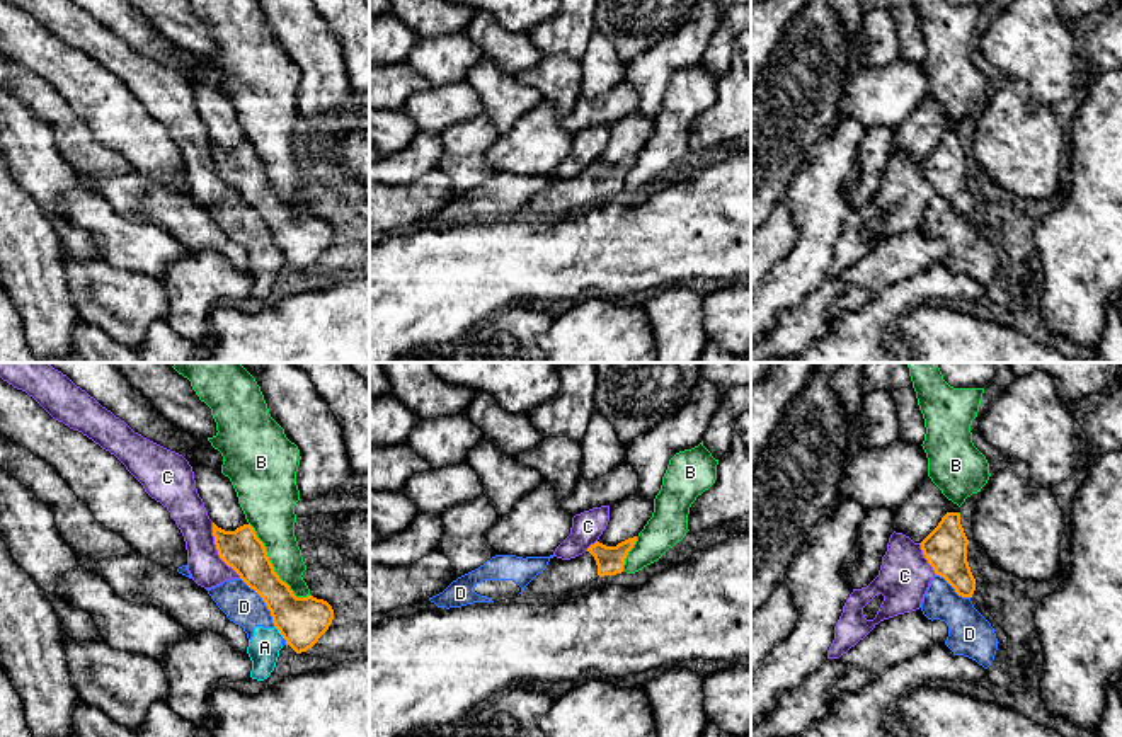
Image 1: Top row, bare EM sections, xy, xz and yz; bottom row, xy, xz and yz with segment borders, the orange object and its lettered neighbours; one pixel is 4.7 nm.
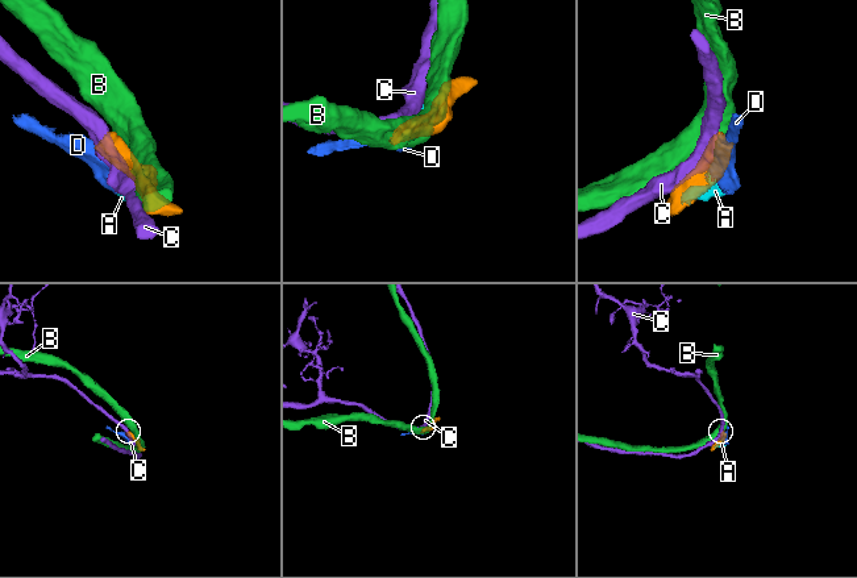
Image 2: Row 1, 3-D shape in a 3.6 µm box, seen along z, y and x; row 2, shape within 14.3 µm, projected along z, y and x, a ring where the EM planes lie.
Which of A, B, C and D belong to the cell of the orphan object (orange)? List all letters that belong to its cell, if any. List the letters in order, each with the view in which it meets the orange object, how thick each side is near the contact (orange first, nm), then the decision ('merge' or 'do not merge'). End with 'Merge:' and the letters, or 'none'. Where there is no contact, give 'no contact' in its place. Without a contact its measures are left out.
A: xy | 220/150 nm | do not merge
B: xy | 190/220 nm | do not merge
C: xy | 190/170 nm | do not merge
D: xy | 220/180 nm | do not merge
Merge: none

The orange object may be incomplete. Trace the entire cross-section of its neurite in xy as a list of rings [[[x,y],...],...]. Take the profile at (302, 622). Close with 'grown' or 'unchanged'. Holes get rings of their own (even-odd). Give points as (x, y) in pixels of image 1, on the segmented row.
[[[213,523],[213,536],[220,558],[232,567],[240,579],[254,589],[267,609],[271,611],[272,623],[296,654],[312,648],[318,638],[329,630],[334,620],[332,606],[313,596],[296,597],[289,586],[279,579],[267,557],[264,543],[257,538],[250,524],[243,524],[235,531],[225,531]]]; unchanged

